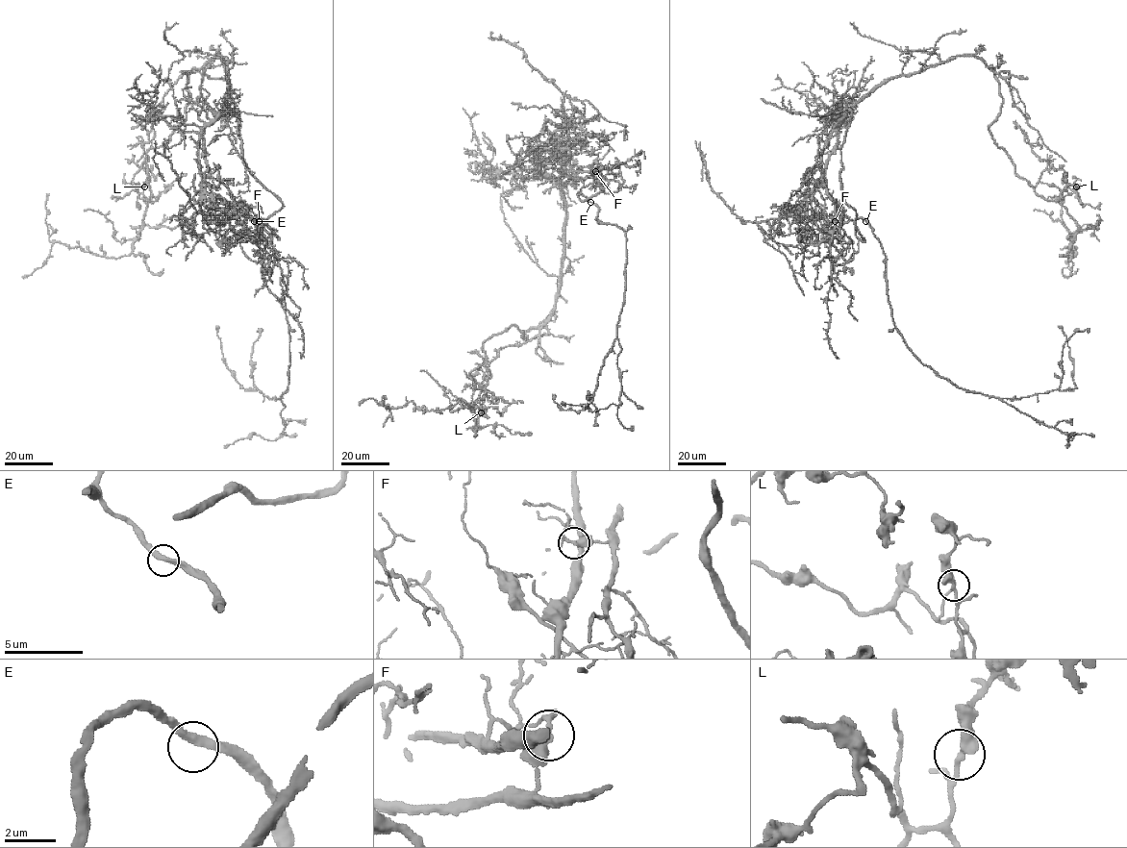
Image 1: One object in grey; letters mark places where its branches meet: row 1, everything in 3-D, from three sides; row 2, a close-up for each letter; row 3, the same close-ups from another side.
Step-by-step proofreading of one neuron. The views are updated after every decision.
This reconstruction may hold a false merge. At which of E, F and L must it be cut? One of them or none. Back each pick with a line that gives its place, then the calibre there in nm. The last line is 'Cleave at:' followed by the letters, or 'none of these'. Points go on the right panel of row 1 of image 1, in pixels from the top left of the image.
F: Place: (835, 221). Thickness 340 nm
Cleave at: F

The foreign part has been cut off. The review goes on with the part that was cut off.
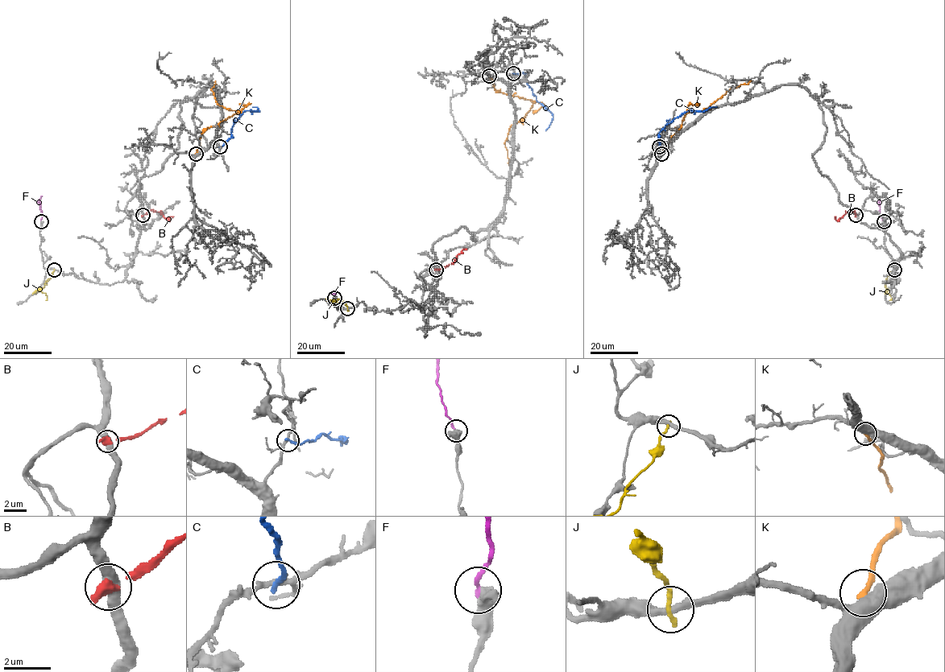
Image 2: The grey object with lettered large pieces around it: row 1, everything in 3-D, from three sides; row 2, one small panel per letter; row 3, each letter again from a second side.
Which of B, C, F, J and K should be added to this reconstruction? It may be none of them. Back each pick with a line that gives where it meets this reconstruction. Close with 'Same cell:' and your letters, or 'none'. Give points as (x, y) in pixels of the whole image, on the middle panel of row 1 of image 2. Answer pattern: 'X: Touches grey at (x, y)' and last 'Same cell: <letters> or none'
F: Touches grey at (334, 298)
Same cell: F

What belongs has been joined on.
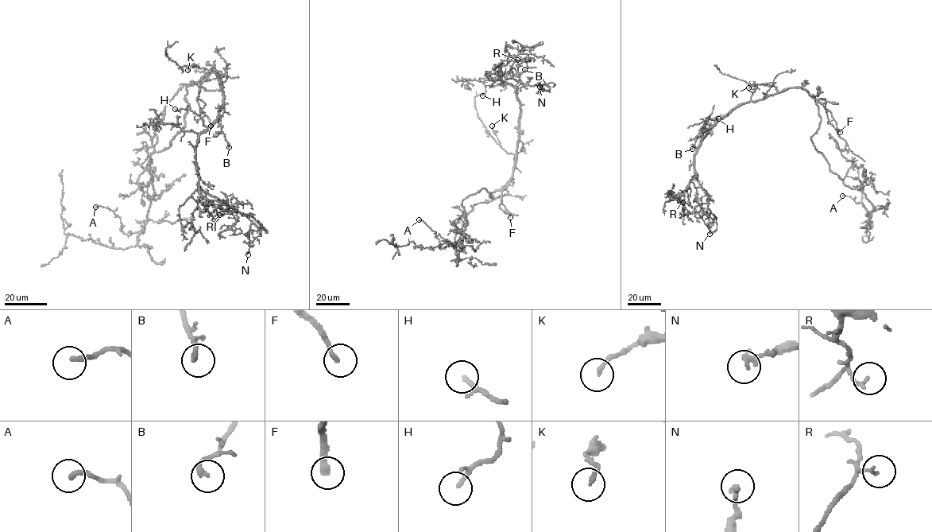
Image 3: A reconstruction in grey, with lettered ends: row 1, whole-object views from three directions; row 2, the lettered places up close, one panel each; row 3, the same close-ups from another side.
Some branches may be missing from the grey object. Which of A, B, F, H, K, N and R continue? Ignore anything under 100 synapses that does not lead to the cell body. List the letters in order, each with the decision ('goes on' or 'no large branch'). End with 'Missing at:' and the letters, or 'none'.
A: no large branch
B: no large branch
F: goes on
H: no large branch
K: no large branch
N: no large branch
R: no large branch
Missing at: F

